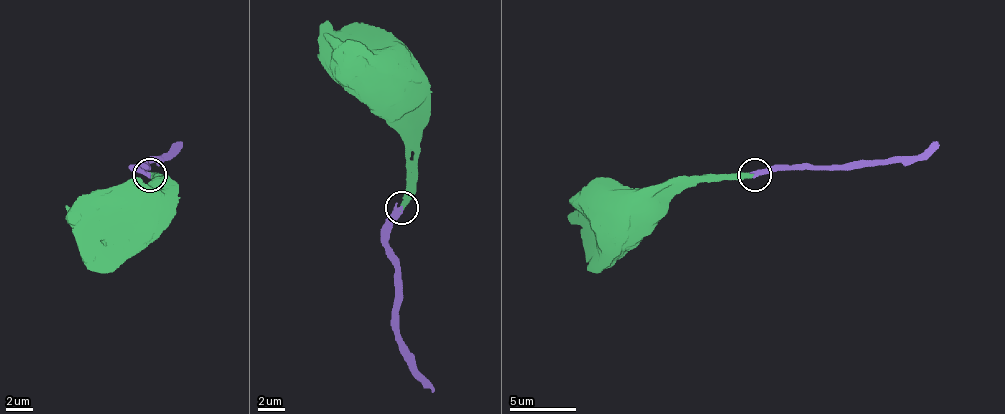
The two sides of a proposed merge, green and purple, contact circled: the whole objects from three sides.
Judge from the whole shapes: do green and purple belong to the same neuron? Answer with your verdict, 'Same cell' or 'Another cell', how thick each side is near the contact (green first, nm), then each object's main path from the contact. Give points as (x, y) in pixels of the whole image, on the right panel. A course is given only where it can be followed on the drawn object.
Same cell. Thickness 400 nm (green) against 360 nm. Course of green: (754, 173), (681, 180), (661, 200), (618, 203), (618, 210). Course of purple: (754, 173), (783, 167), (919, 160), (939, 140)

